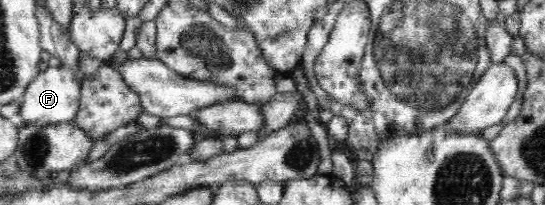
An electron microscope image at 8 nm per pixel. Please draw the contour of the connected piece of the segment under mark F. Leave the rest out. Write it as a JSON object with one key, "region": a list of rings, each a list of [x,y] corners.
{"region":[[[62,65],[49,67],[45,71],[39,72],[24,89],[24,95],[19,103],[19,112],[23,119],[20,127],[72,122],[79,110],[81,82],[80,74],[76,74],[74,70]]]}

